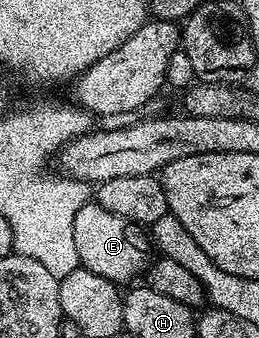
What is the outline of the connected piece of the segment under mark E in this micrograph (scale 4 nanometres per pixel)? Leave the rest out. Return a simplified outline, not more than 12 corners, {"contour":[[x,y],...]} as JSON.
{"contour":[[88,199],[73,219],[82,268],[116,283],[153,257],[144,226]]}

